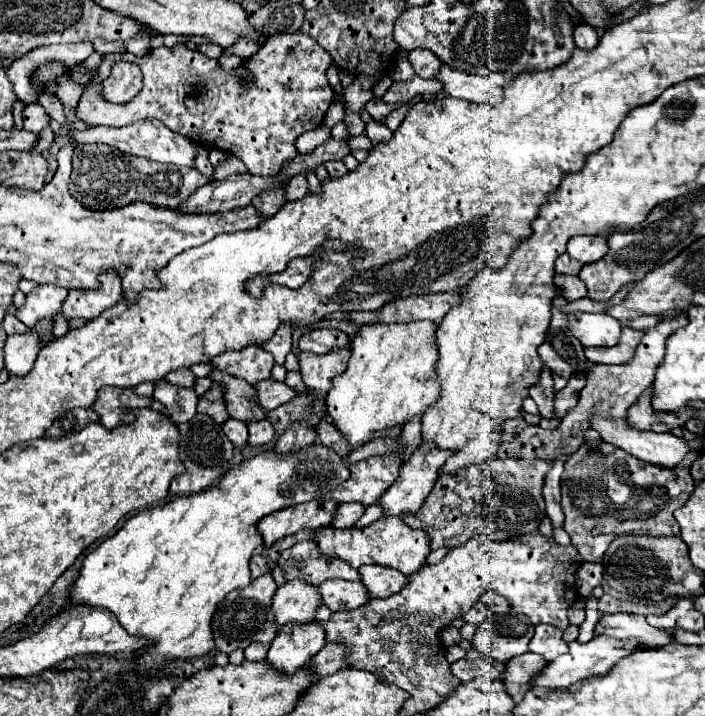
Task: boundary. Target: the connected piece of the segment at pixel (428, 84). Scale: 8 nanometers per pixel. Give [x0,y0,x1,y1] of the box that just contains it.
[384,77,442,103]

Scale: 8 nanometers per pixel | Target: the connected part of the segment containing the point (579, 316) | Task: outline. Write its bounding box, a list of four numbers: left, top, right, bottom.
[568,313,622,347]

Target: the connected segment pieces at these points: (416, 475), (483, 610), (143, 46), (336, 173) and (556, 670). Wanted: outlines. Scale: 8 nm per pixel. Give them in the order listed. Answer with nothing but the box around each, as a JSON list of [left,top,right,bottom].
[[378,443,452,517],[464,601,490,625],[126,35,150,55],[324,161,348,179],[530,635,638,689]]

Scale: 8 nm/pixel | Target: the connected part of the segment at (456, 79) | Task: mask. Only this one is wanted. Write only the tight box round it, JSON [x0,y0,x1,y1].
[438,65,504,103]

